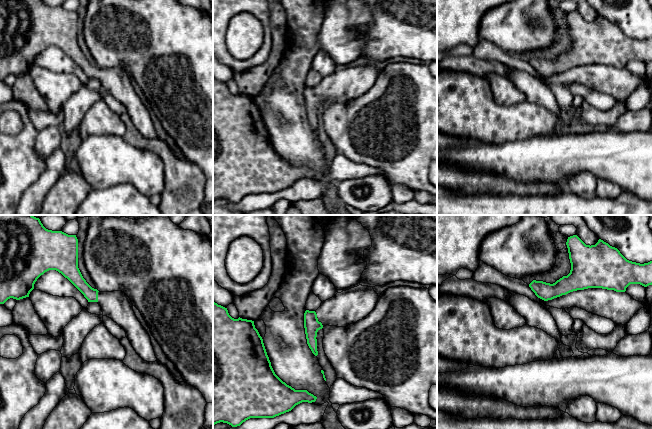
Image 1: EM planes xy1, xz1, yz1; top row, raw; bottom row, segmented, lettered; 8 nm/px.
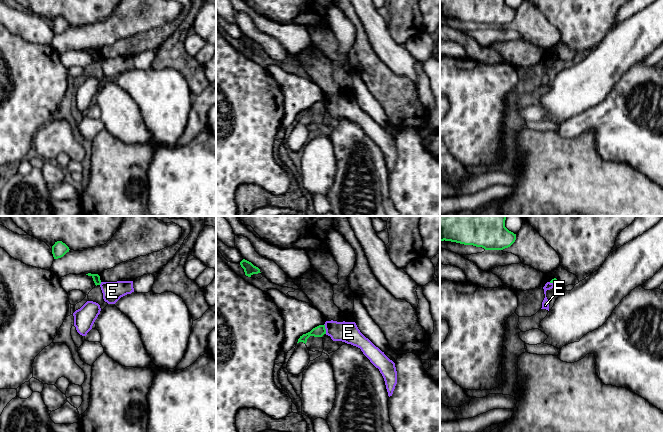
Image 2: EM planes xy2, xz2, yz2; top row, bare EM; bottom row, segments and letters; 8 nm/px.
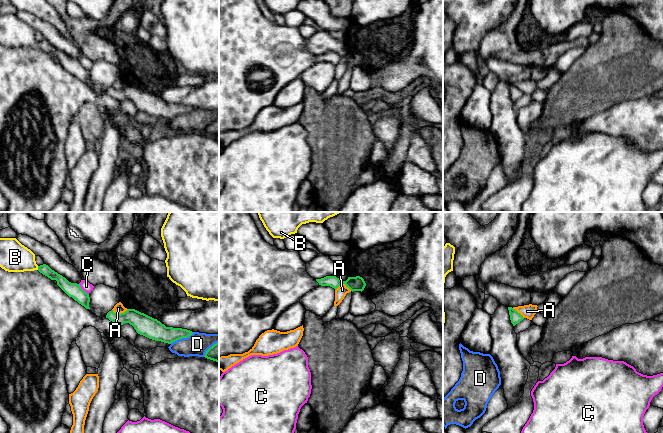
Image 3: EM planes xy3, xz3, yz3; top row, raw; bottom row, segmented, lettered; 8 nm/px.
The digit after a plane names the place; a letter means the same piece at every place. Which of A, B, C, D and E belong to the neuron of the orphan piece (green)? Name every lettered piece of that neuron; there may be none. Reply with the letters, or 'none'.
none

